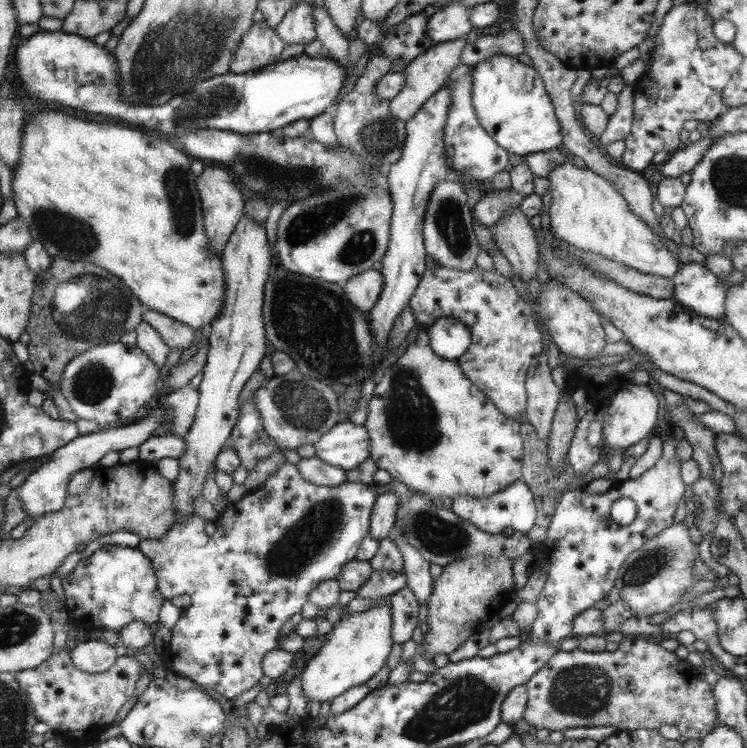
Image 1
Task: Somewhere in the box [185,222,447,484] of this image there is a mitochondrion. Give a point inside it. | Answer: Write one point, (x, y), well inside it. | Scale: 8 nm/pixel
(315, 323)

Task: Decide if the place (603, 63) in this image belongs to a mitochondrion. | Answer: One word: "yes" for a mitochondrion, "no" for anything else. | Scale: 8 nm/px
no

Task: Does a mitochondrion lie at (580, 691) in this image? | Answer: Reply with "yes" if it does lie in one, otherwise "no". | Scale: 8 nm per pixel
yes

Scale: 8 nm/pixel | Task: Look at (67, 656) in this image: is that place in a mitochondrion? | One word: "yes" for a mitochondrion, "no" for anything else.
no

